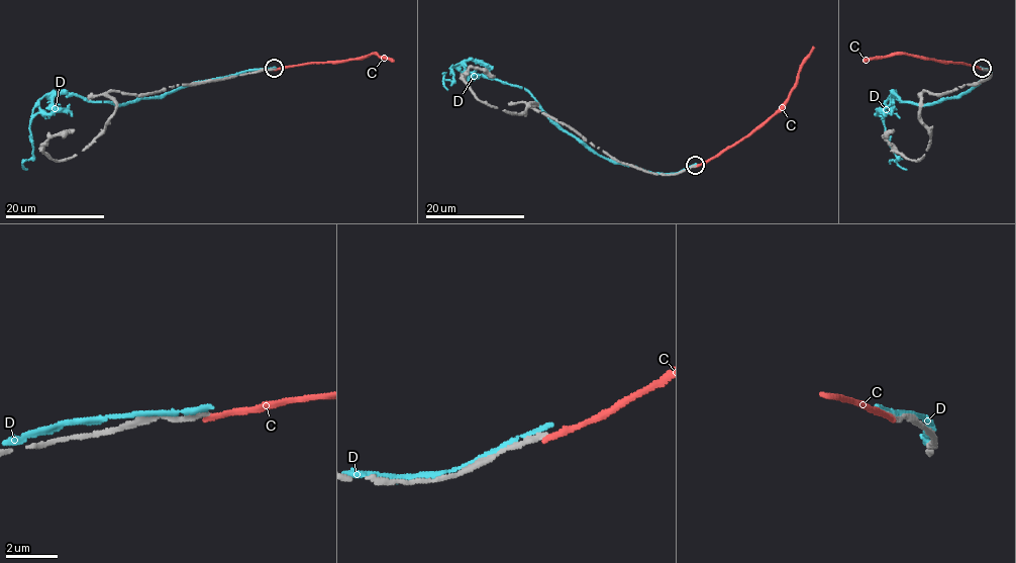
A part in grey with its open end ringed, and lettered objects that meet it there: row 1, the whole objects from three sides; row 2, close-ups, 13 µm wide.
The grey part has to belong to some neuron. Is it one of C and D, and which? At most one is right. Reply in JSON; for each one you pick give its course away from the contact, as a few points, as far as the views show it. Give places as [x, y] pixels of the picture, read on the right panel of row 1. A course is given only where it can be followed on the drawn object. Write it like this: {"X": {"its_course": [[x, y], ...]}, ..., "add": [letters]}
{"add": []}

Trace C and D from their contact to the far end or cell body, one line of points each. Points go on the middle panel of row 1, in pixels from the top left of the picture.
C: (695, 166), (706, 163), (748, 136), (777, 111), (795, 83), (800, 65), (813, 45)
D: (686, 169), (652, 173), (600, 157), (525, 90), (494, 78), (450, 67), (453, 80), (443, 81), (448, 90)

